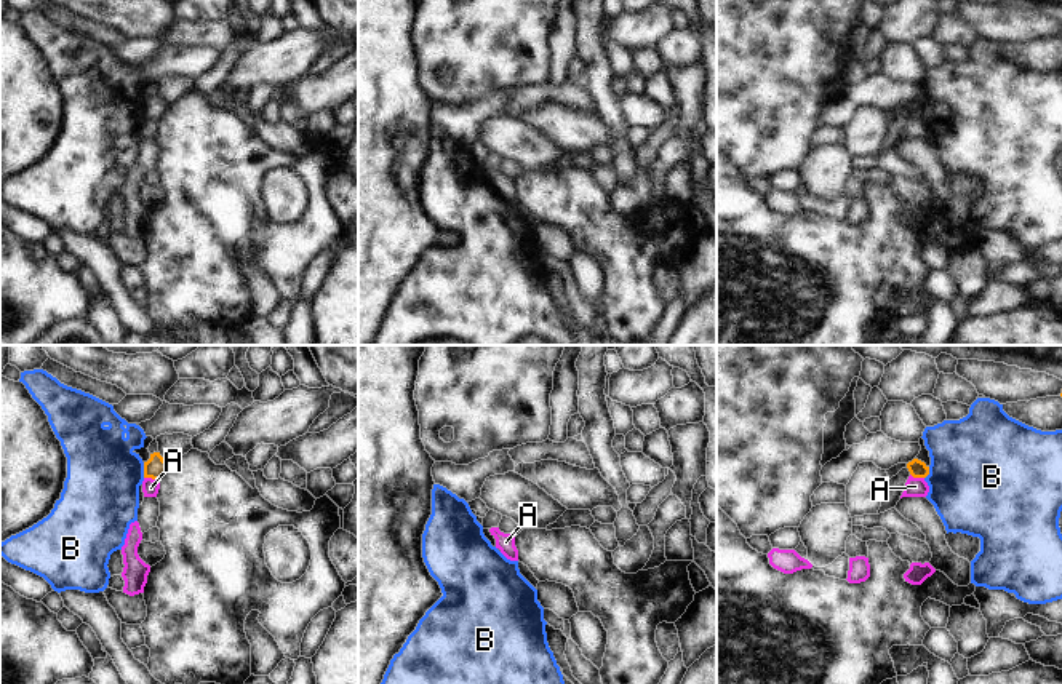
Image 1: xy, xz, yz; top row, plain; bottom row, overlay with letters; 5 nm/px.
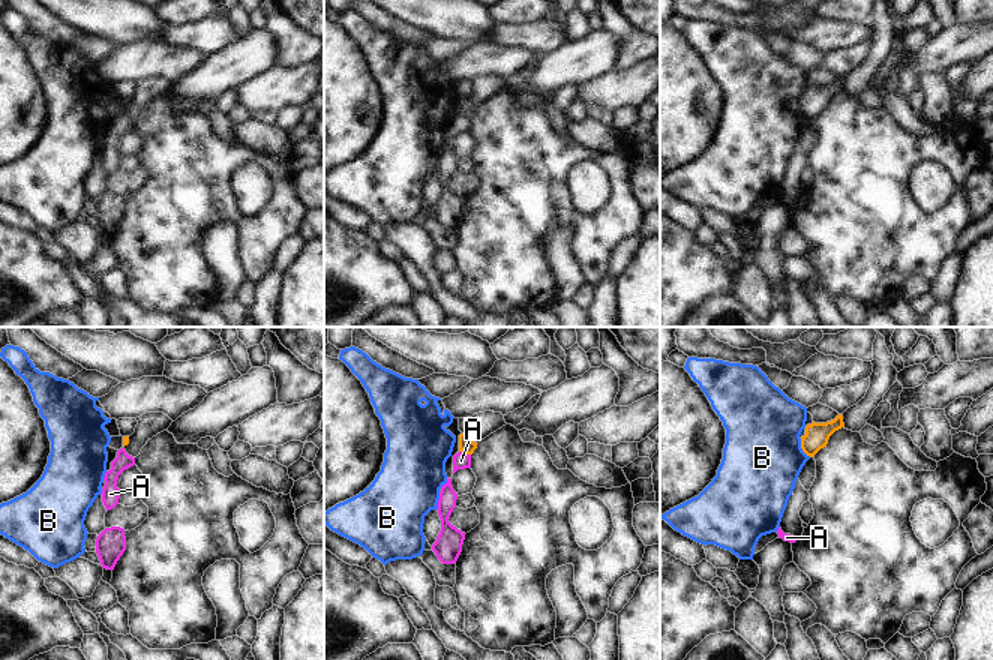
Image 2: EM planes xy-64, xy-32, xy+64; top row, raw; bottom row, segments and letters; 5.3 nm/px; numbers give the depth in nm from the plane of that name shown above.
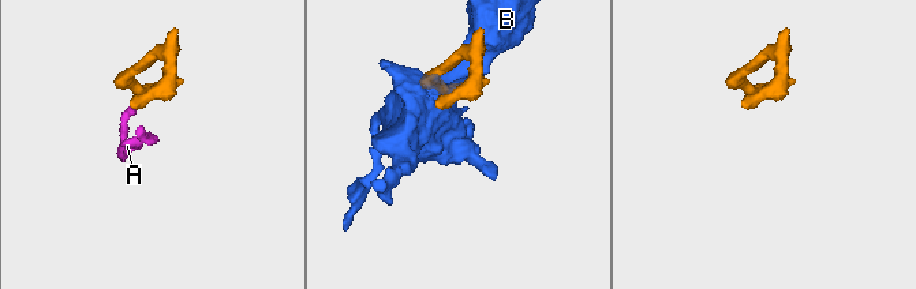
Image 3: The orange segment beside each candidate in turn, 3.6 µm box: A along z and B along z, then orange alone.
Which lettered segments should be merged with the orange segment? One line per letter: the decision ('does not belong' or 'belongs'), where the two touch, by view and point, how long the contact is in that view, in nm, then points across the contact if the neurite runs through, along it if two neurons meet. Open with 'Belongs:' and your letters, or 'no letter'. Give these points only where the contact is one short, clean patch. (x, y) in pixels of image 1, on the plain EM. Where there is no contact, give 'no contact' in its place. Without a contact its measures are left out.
Belongs: no letter
A: does not belong; contact xy (151, 119); length 80 nm; border xy (144, 119), (157, 123)
B: does not belong; contact xy (144, 112); length 80 nm

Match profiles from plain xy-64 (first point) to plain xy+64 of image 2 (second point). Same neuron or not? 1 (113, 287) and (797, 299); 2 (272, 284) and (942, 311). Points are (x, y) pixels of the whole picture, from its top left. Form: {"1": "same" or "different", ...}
{"1": "same", "2": "same"}

